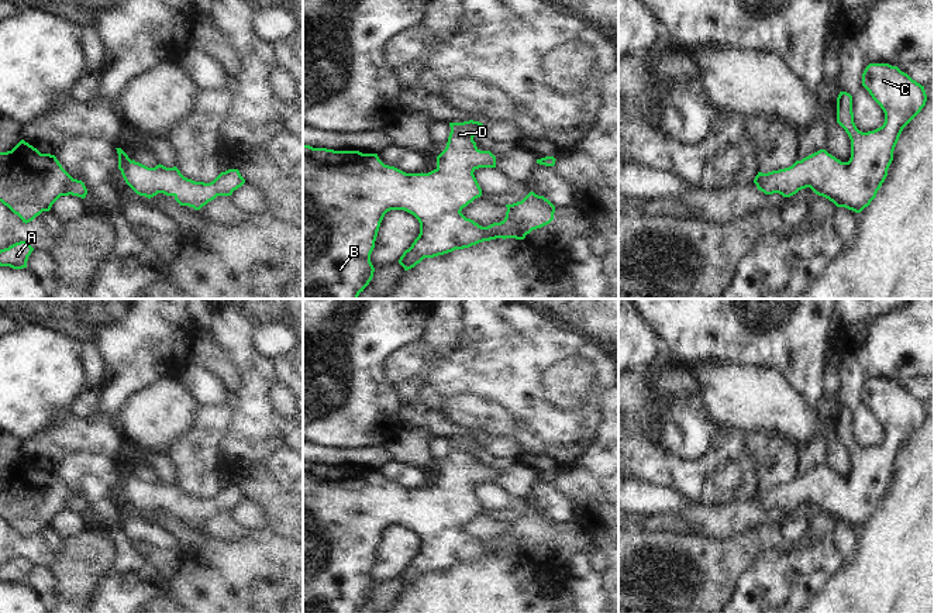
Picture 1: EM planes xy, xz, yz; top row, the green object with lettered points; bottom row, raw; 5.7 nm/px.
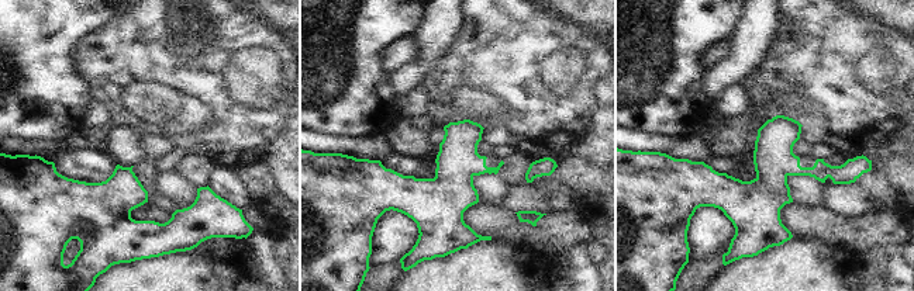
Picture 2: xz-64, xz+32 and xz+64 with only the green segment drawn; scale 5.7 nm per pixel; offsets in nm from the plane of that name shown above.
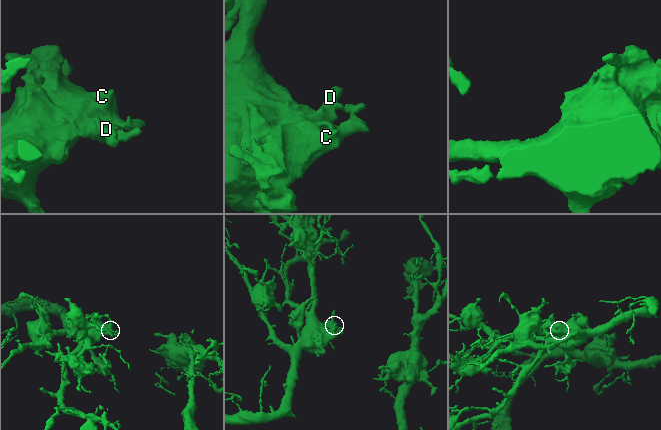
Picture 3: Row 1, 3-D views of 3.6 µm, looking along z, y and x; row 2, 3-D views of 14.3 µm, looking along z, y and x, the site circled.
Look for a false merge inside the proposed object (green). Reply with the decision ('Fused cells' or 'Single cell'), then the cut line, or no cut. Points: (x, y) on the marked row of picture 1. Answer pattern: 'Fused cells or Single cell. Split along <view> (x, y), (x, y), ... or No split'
Single cell. No split

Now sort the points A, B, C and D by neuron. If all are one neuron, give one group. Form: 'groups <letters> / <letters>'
groups A B C D

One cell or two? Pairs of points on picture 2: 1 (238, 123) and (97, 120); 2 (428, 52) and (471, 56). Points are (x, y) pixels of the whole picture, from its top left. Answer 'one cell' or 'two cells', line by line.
1: two cells
2: two cells

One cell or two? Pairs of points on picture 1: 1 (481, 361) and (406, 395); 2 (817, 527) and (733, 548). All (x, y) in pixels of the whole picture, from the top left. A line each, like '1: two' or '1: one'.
1: two
2: two

